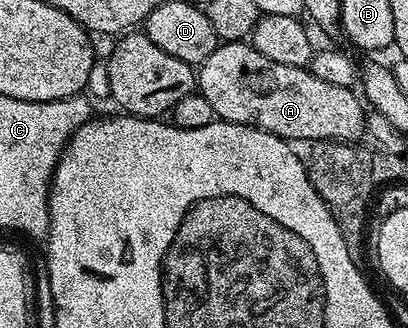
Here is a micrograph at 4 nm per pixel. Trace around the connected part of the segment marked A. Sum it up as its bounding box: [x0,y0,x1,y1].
[196,41,367,142]

